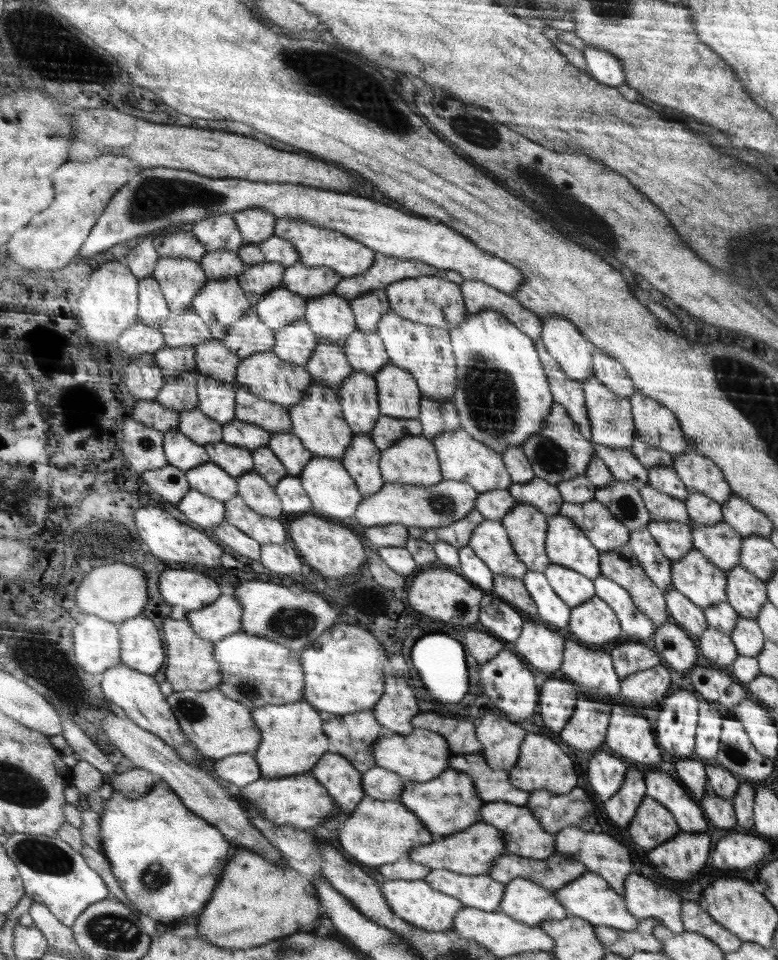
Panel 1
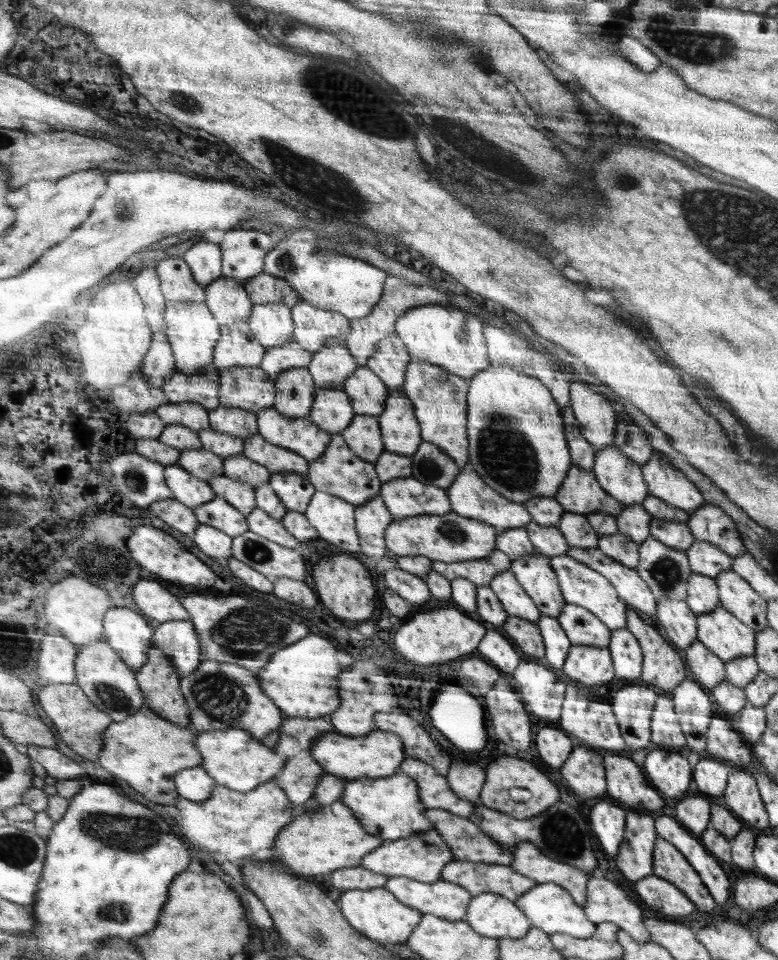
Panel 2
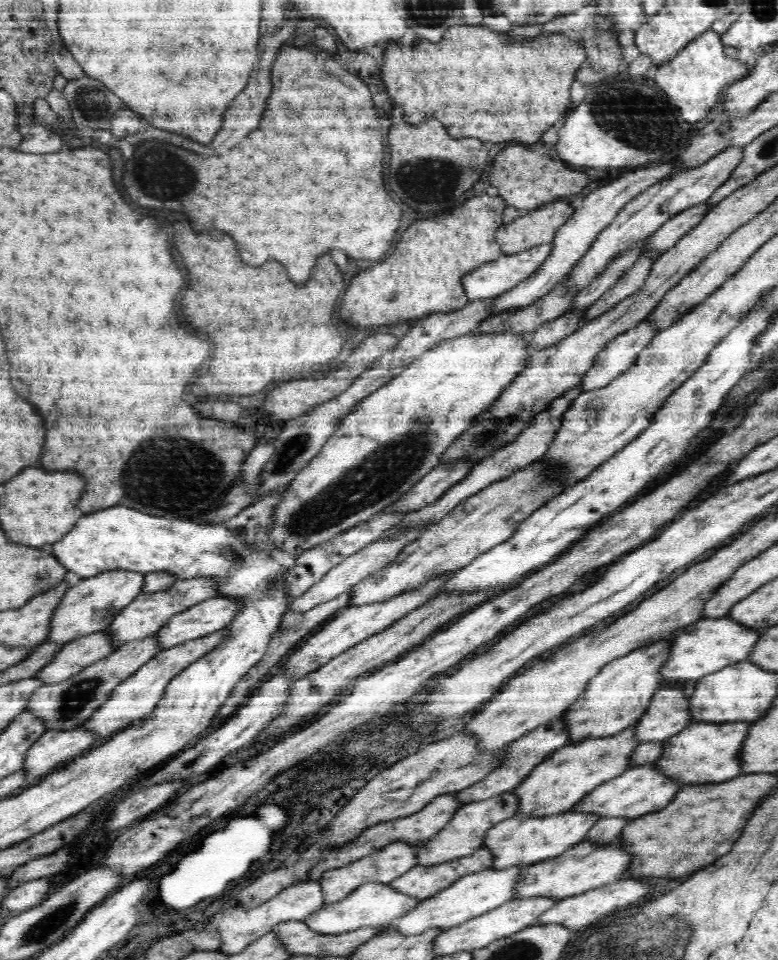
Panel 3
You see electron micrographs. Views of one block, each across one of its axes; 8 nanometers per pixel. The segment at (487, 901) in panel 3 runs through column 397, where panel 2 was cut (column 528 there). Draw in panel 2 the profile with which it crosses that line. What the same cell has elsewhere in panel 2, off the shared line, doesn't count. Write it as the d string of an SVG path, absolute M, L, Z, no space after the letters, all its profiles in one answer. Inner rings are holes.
M494 892L473 897L465 921L474 932L499 940L522 938L533 928L529 917L517 908L515 901Z

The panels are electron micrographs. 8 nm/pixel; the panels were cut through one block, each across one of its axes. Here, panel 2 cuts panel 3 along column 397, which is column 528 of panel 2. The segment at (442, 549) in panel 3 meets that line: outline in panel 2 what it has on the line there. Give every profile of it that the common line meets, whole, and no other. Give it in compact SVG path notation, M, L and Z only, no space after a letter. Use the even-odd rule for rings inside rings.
M536 552L534 556L512 560L510 571L532 598L541 615L557 619L562 616L562 608L568 602L561 592L550 556Z

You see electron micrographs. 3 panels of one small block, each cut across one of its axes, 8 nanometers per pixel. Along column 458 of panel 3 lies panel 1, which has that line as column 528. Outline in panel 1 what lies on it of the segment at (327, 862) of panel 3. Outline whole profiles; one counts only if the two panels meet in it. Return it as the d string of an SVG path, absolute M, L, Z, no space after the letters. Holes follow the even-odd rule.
M580 787L566 794L553 794L546 789L531 791L525 806L534 812L543 828L554 834L571 826L592 831L598 822L590 796Z

